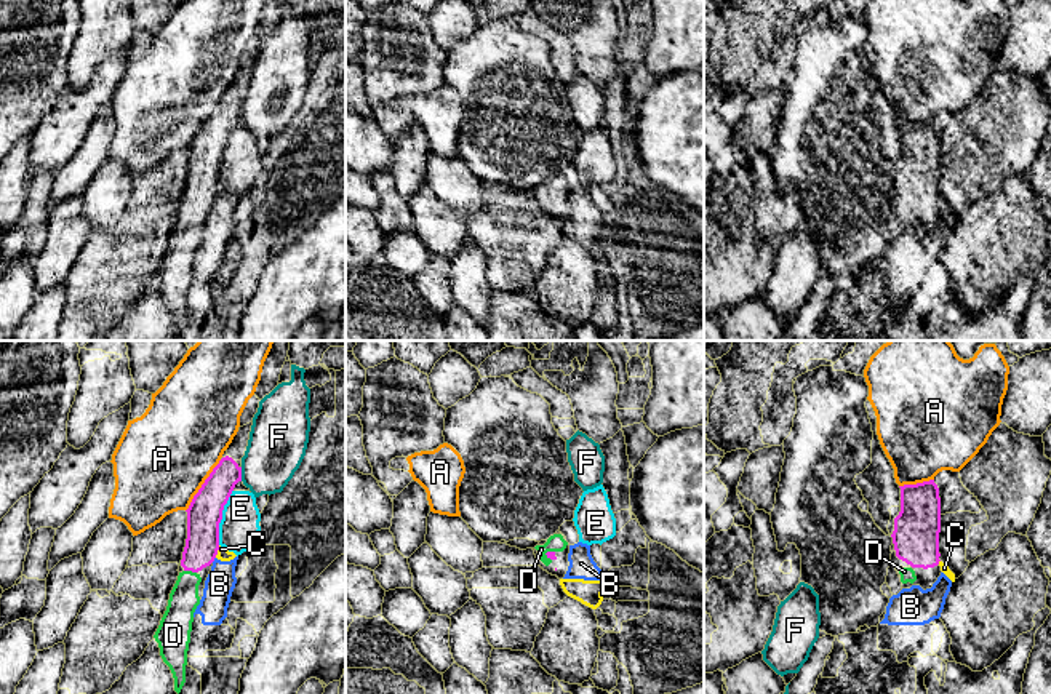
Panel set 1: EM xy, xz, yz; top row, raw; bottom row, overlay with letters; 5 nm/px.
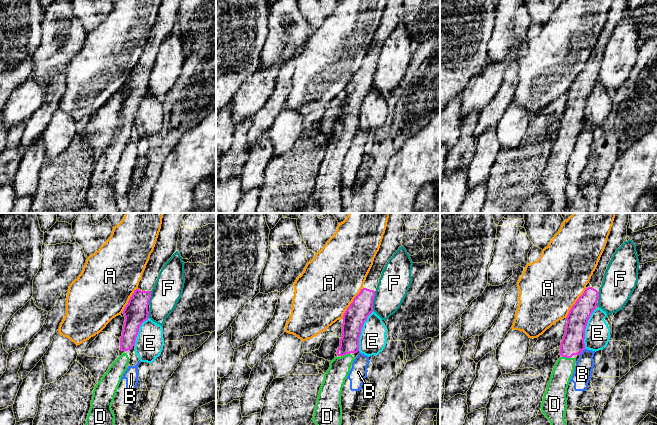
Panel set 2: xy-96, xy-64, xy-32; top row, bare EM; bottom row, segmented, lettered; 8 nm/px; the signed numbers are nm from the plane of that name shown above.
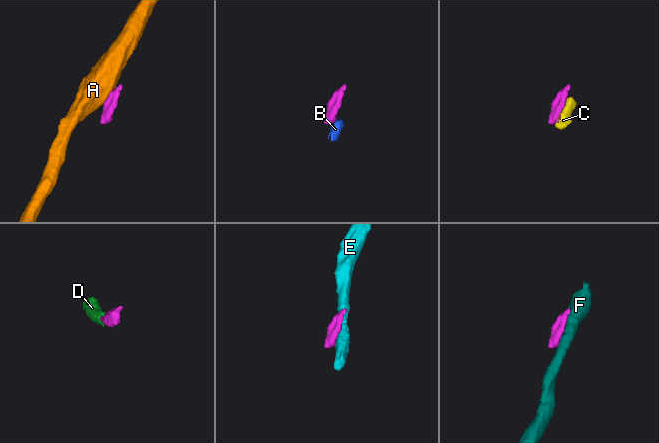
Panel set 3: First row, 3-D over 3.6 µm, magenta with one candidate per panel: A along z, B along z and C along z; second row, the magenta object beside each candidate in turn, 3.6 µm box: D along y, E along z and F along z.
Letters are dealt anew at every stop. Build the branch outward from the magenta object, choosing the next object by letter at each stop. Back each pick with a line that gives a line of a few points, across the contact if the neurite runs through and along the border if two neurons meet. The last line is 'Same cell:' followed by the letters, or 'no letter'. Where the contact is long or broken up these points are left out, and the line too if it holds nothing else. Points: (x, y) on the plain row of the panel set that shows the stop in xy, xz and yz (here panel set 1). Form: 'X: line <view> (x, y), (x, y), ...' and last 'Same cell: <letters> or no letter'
D: line xy (202, 186), (191, 211), (178, 259)
Same cell: D

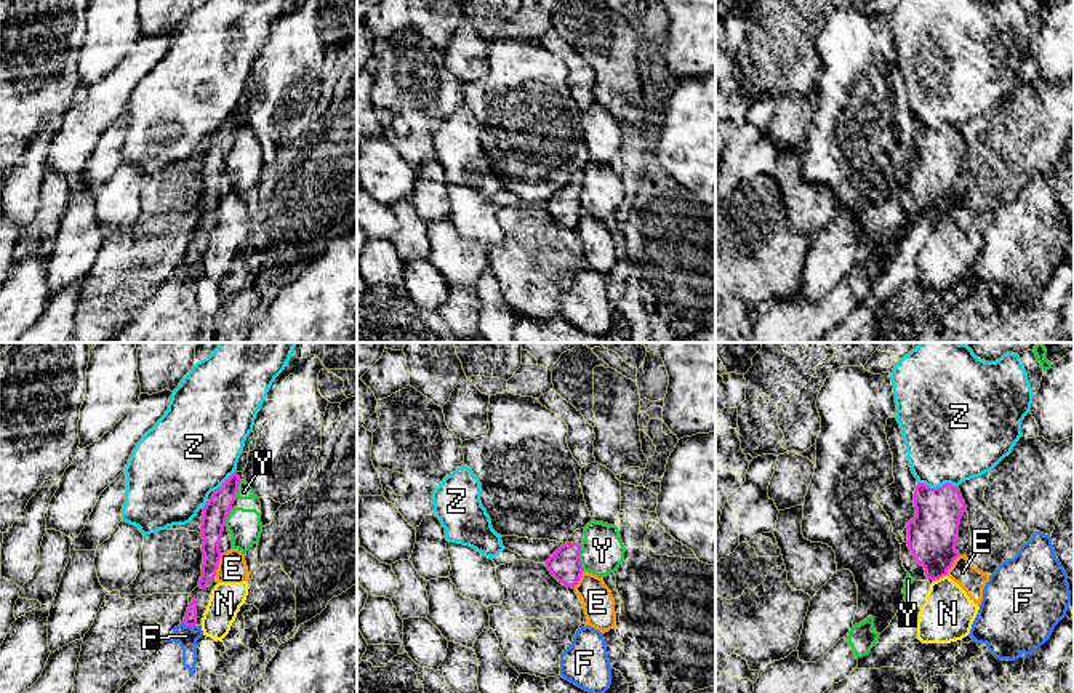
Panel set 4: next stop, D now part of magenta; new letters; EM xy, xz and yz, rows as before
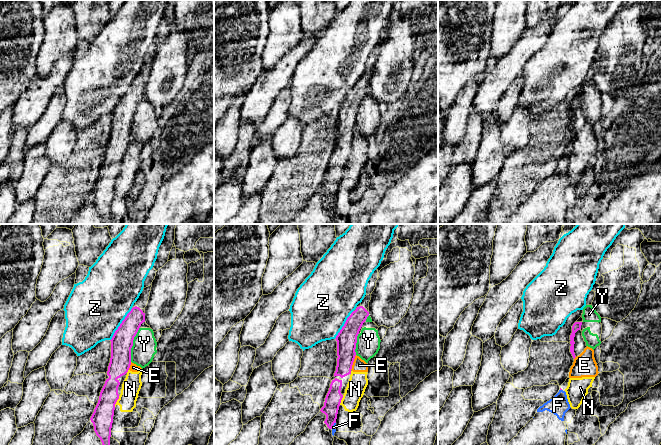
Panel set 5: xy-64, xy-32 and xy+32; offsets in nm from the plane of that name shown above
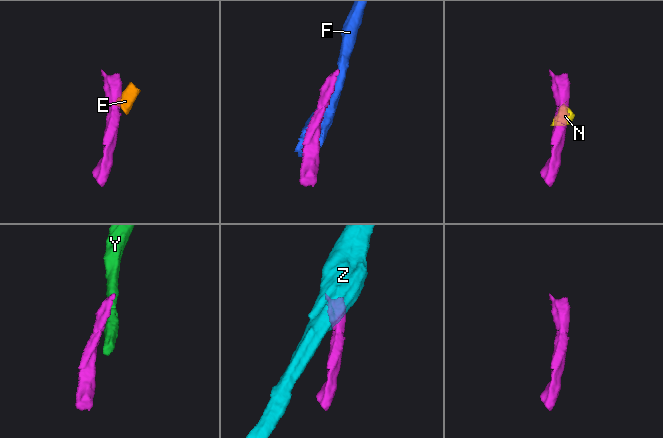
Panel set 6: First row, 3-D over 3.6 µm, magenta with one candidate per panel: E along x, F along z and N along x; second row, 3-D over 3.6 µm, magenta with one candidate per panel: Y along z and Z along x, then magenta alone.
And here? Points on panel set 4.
Same cell: no letter

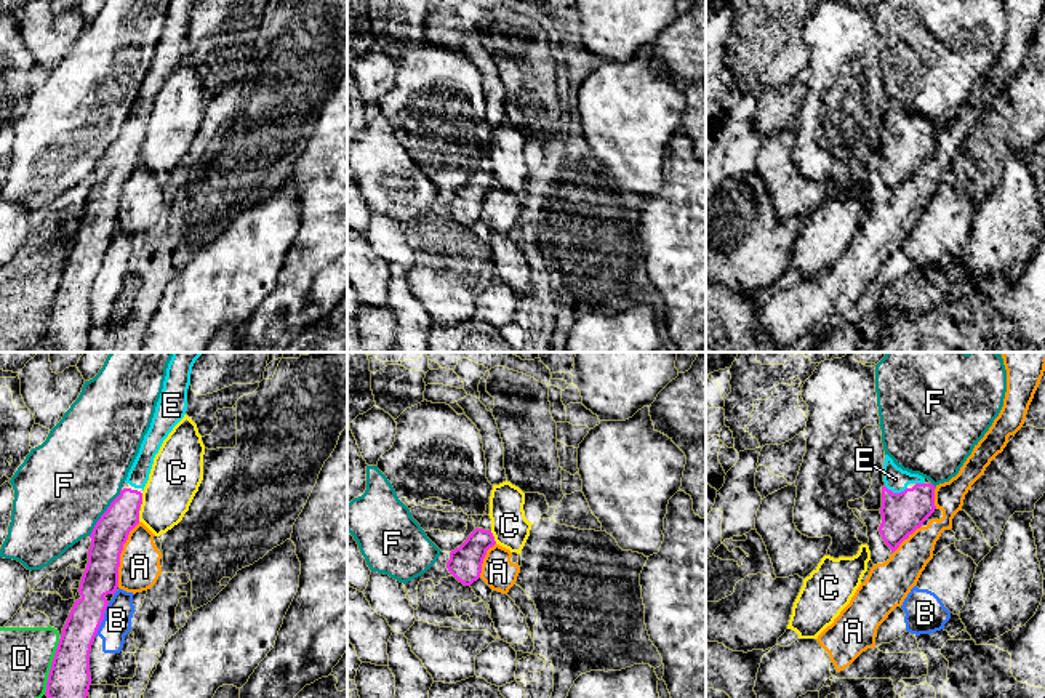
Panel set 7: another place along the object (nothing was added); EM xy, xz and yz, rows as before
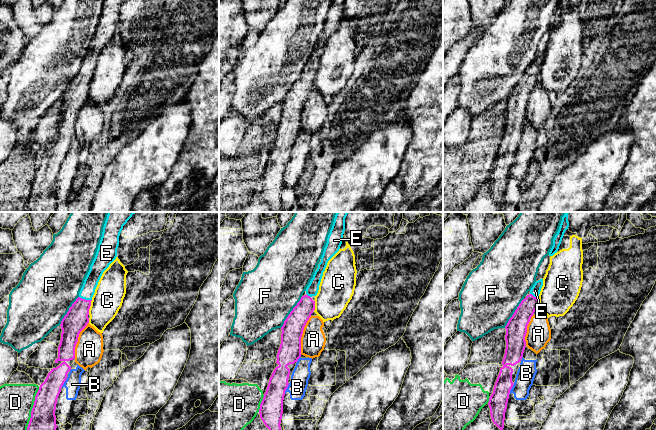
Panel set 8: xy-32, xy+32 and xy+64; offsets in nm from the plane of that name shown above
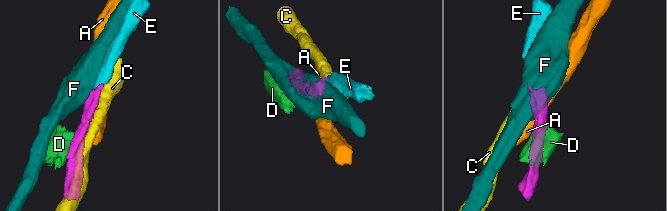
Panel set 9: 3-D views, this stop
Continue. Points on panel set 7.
E: line yz (903, 154), (895, 135), (895, 120)
Same cell: E

